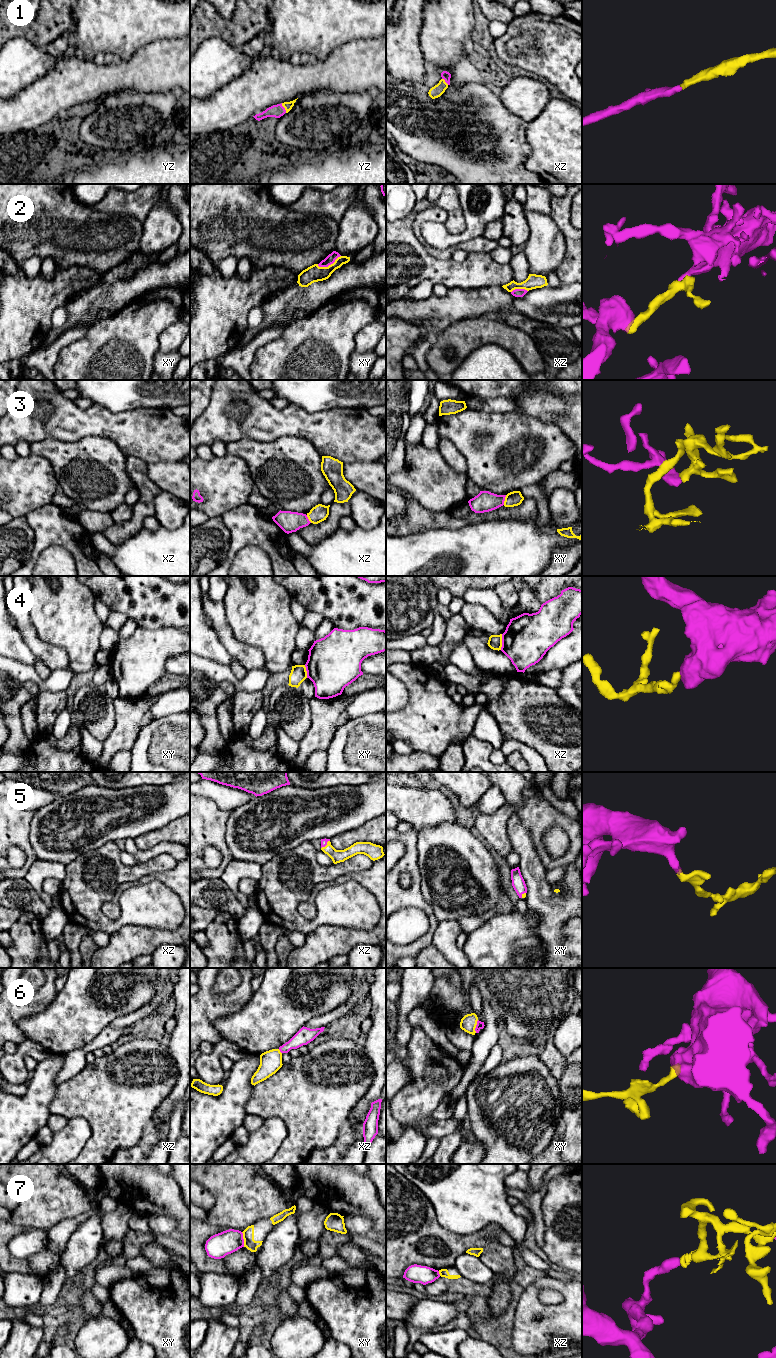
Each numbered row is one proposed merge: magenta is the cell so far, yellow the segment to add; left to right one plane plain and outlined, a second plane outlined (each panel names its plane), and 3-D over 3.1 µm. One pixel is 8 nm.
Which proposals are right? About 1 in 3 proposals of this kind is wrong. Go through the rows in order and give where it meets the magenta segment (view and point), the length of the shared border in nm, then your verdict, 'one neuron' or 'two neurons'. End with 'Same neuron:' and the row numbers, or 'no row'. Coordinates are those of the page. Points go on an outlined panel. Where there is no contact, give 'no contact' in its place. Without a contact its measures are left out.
1: yz (284, 108) | 90 nm | one neuron
2: xy (328, 265) | 200 nm | one neuron
3: xy (504, 500) | 80 nm | two neurons
4: xz (502, 642) | 130 nm | two neurons
5: xz (325, 845) | 100 nm | one neuron
6: xy (476, 1026) | 110 nm | one neuron
7: xy (243, 1239) | 120 nm | two neurons
Same neuron: 1, 2, 5, 6

